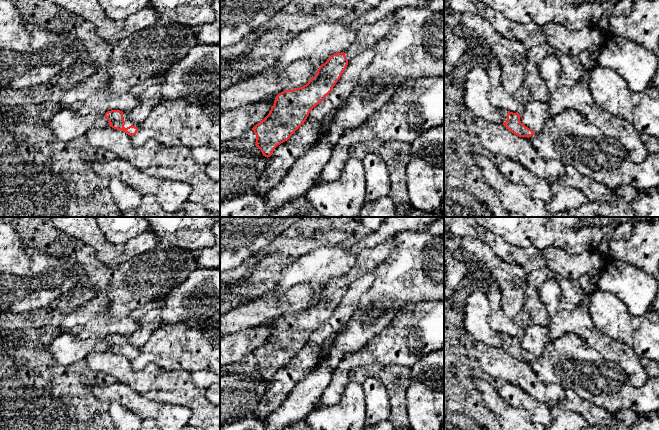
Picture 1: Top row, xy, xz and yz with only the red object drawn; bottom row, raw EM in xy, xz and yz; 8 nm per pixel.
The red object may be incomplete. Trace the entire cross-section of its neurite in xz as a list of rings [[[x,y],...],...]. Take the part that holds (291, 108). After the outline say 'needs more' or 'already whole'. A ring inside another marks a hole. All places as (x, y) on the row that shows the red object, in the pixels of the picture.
[[[392,12],[381,20],[360,28],[357,31],[356,39],[352,45],[344,52],[331,55],[330,58],[318,68],[317,74],[306,85],[293,90],[283,91],[276,96],[269,114],[252,128],[257,138],[255,142],[256,147],[261,150],[263,156],[267,158],[270,157],[278,145],[287,141],[290,136],[304,124],[311,110],[322,102],[332,91],[345,71],[348,62],[359,53],[375,46],[386,36],[389,30],[394,26],[394,23],[395,16],[394,12]]]; needs more

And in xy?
[[[111,110],[105,113],[105,117],[109,121],[109,126],[122,130],[133,136],[140,128],[140,123],[134,122],[129,118],[129,112],[122,112],[120,110]]]; needs more

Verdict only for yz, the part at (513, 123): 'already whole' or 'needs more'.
needs more

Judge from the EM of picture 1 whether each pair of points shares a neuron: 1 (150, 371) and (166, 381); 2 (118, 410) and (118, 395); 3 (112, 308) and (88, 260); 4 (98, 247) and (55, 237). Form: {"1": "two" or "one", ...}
{"1": "two", "2": "two", "3": "one", "4": "two"}

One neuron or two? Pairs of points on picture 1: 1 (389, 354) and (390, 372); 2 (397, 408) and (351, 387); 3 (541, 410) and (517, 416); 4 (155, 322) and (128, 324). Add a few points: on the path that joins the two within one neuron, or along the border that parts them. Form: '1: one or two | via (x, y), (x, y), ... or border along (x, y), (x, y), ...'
1: two | border along (366, 365), (400, 364), (409, 368)
2: two | border along (350, 378), (361, 384)
3: two | border along (506, 402), (513, 407), (524, 410), (530, 419)
4: two | border along (138, 320), (138, 326), (128, 335)

